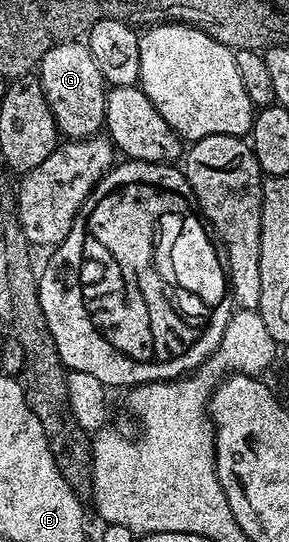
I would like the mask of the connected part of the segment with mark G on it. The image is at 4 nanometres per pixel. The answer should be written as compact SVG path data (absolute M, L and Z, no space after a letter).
M69 41L54 45L40 59L38 78L42 93L46 93L50 113L54 113L56 130L65 140L90 139L99 132L96 130L104 127L109 88L87 42Z

